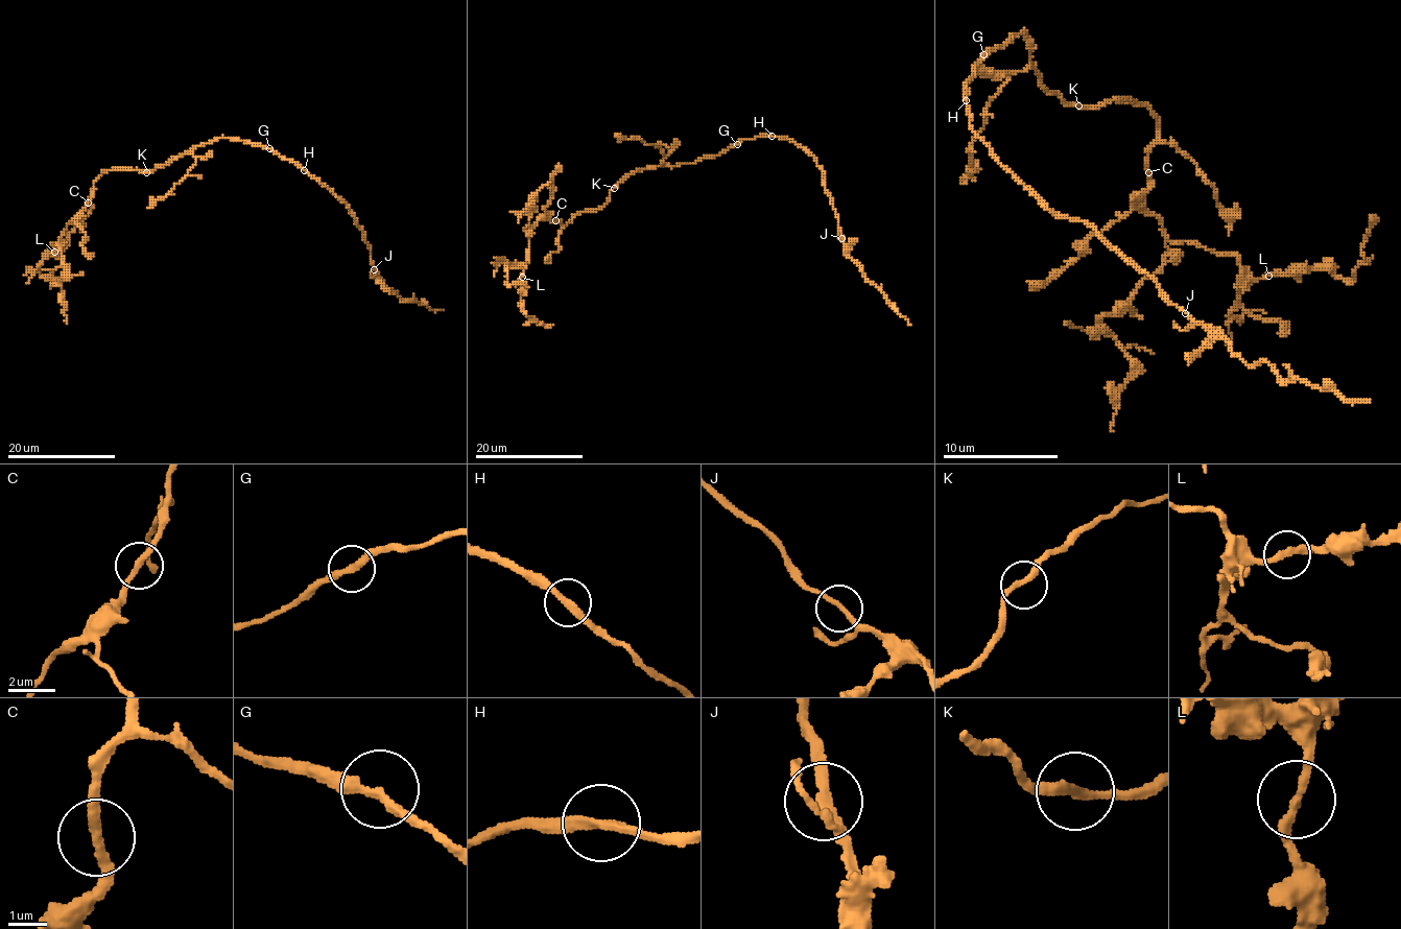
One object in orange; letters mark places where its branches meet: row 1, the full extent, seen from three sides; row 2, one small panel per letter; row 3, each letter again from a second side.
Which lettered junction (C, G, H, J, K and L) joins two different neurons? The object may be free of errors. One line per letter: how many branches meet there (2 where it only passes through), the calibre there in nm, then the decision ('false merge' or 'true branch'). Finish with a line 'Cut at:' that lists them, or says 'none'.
C: 2 | 240 nm | true branch
G: 2 | 280 nm | true branch
H: 2 | 240 nm | true branch
J: 2 | 240 nm | true branch
K: 2 | 260 nm | true branch
L: 2 | 240 nm | true branch
Cut at: none

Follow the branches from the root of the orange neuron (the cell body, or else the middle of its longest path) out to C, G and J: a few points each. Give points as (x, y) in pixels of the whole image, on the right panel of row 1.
C: (1021, 33), (1029, 40), (1039, 79), (1062, 100), (1082, 105), (1134, 100), (1150, 112), (1157, 143), (1148, 172)
G: (1021, 33), (1016, 33), (1004, 45), (983, 54)
J: (1021, 33), (998, 45), (975, 66), (967, 82), (969, 126), (990, 151), (1050, 210), (1088, 221), (1185, 313)

